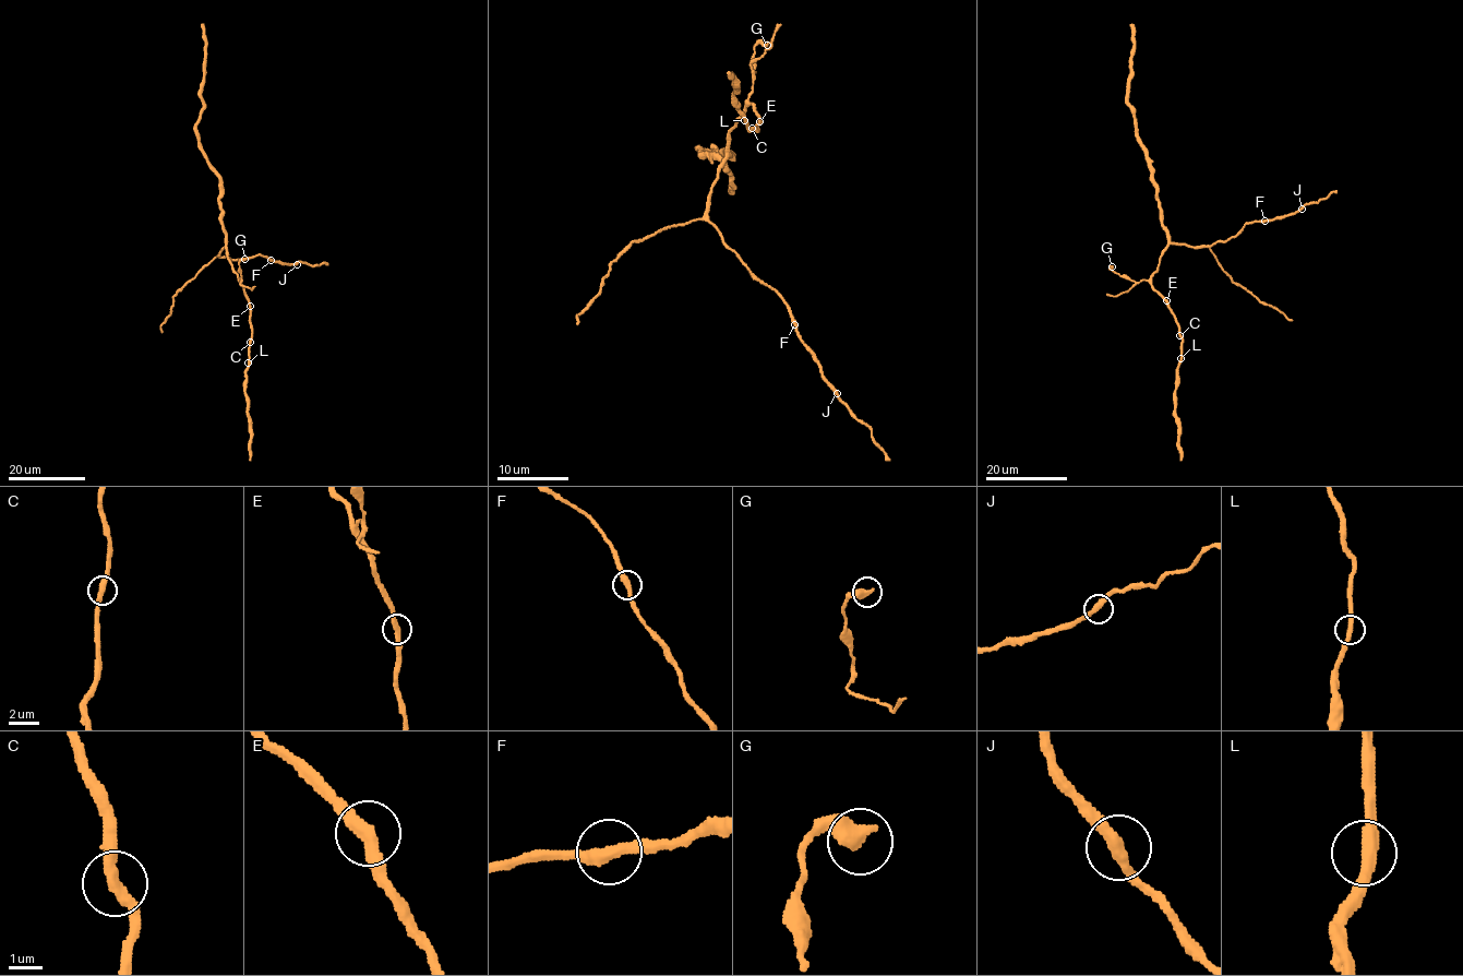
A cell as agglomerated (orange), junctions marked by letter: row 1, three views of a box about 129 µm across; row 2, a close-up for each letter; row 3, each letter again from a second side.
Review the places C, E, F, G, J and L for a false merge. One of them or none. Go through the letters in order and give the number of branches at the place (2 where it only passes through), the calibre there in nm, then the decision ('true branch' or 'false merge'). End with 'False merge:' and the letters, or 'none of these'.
C: 2 | 360 nm | true branch
E: 2 | 360 nm | true branch
F: 2 | 360 nm | true branch
G: 1 | 550 nm | true branch
J: 2 | 360 nm | true branch
L: 2 | 360 nm | true branch
False merge: none of these

